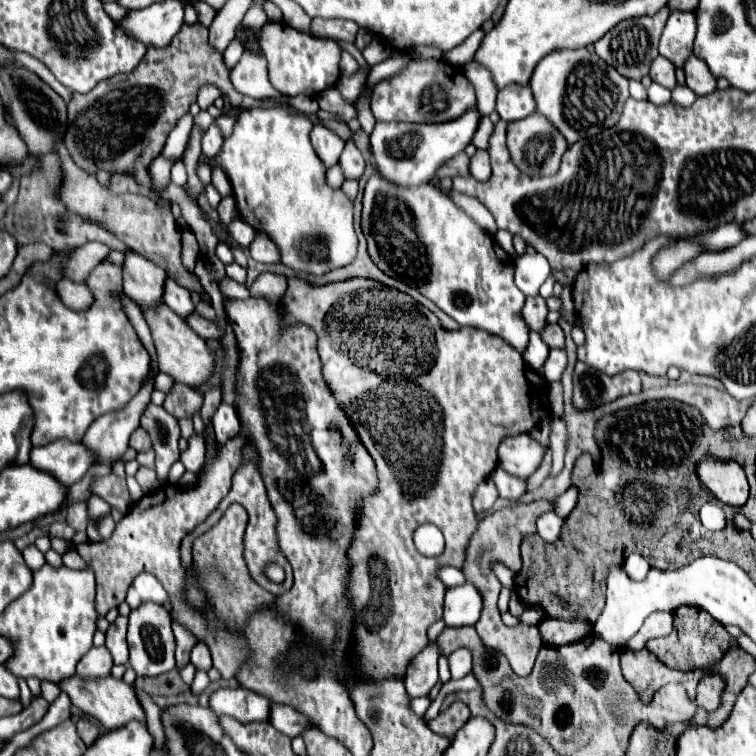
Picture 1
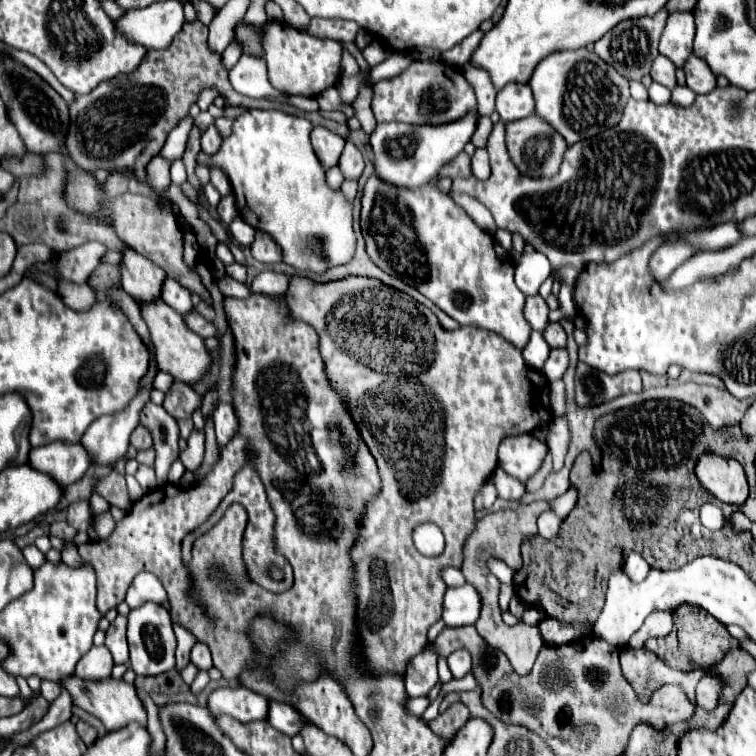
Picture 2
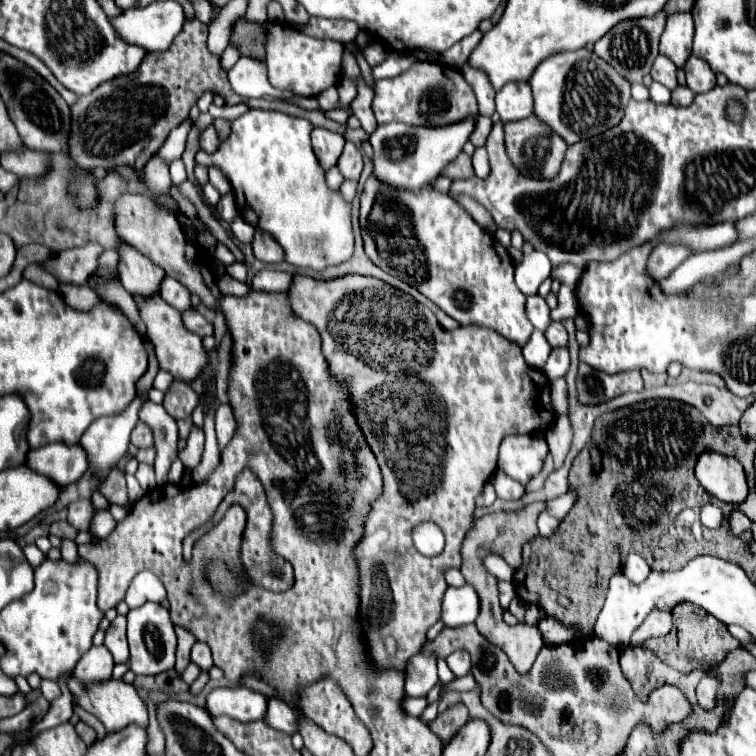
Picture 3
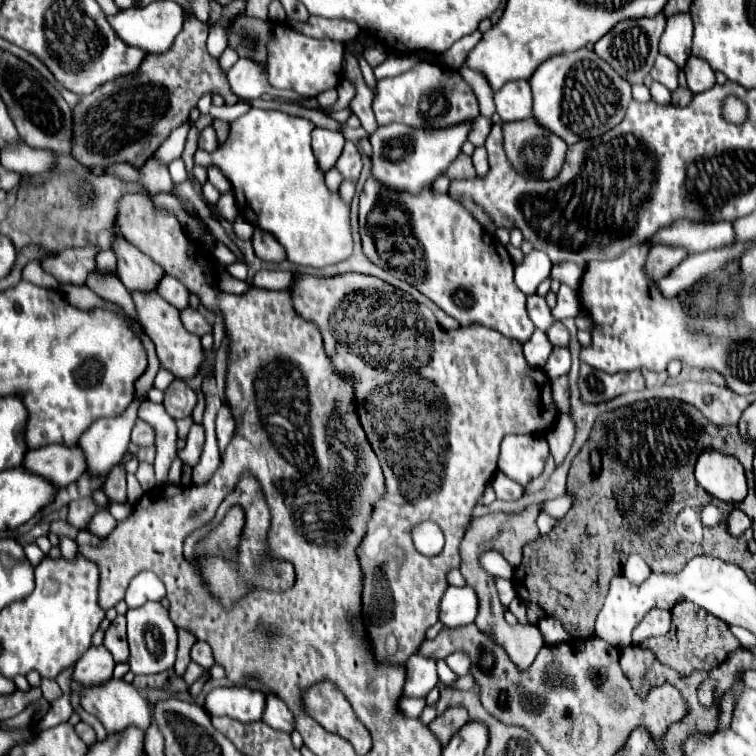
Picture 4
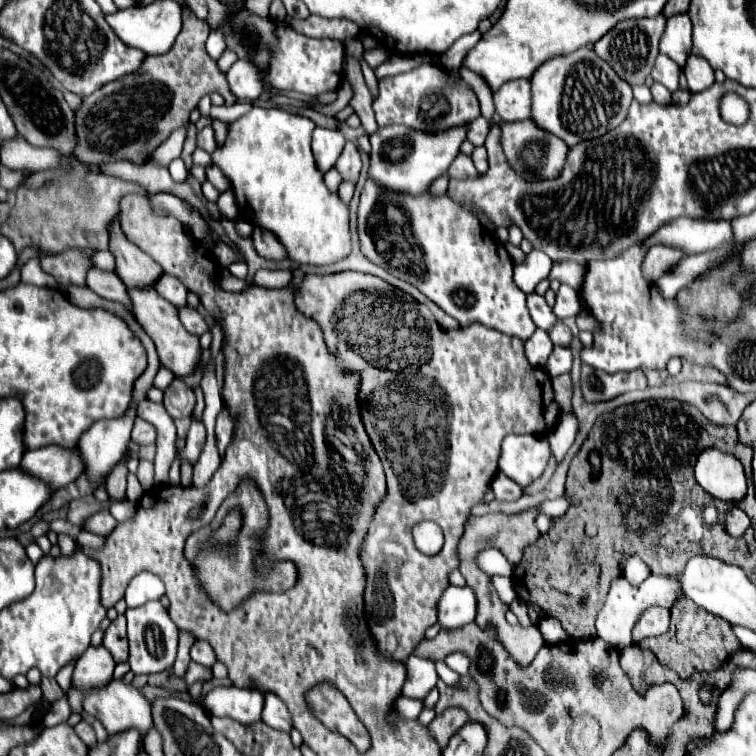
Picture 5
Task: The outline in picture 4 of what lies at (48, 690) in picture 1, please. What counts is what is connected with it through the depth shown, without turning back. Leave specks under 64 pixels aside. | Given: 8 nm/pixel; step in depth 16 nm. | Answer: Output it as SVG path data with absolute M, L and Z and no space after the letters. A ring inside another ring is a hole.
M42 680L40 688L42 688L42 694L44 694L44 698L46 698L48 702L54 702L56 698L62 696L62 690L60 690L60 686L56 684L56 680Z

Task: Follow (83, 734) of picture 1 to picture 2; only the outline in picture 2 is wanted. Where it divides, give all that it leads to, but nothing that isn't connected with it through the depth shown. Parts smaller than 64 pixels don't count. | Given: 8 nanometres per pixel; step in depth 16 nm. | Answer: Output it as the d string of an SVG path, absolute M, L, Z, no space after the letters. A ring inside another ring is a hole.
M78 722L76 724L76 730L78 730L78 734L80 734L80 738L84 740L84 744L86 746L90 746L92 742L96 742L96 730L90 726L90 724L86 724L86 722Z

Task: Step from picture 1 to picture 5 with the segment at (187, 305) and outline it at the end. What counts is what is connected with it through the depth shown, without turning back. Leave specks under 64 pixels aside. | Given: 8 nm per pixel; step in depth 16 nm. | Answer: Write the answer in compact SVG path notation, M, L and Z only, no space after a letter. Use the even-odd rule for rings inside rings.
M162 274L154 282L154 288L156 288L156 292L162 298L170 300L170 304L174 304L174 306L186 306L186 294L188 294L188 290L186 290L186 286L178 278L174 278L170 274Z

